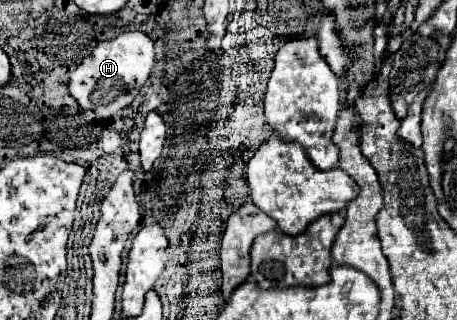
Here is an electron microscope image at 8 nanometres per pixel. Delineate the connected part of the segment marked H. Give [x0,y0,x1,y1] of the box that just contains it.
[69,32,155,120]

